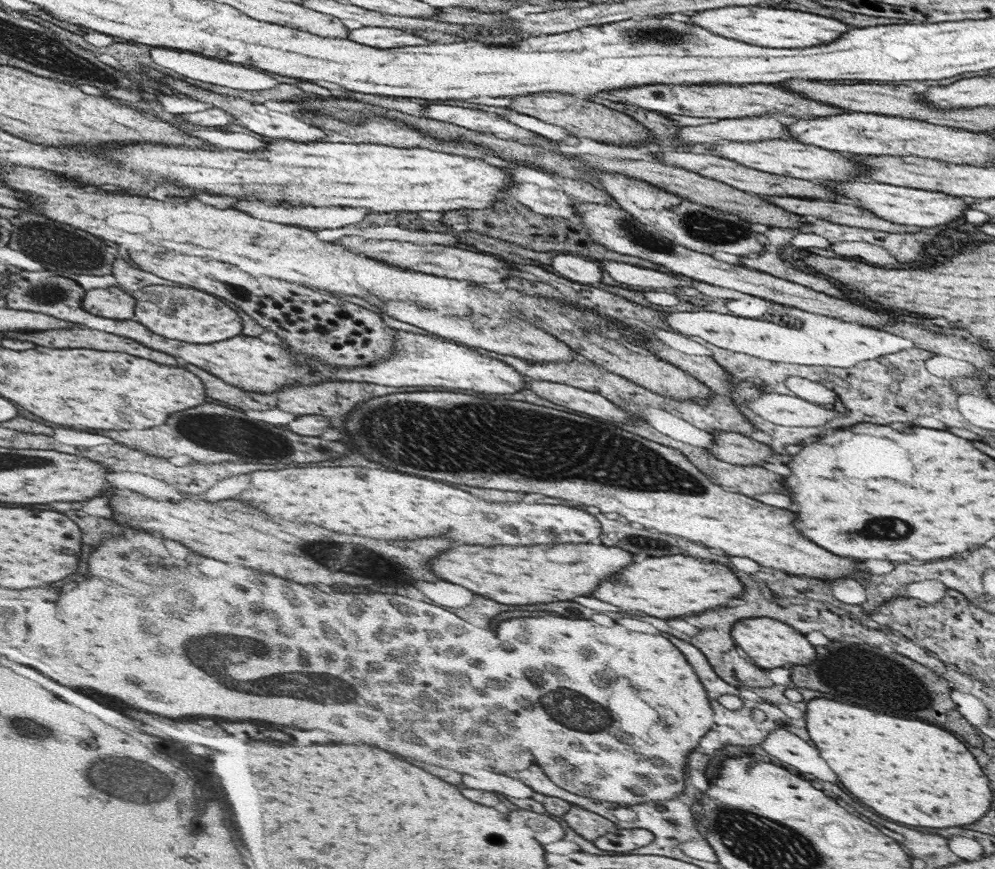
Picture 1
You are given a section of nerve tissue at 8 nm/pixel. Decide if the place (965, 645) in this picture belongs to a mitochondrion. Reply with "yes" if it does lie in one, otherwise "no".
no

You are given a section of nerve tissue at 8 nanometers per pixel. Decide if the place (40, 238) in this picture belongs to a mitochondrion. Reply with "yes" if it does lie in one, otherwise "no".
yes

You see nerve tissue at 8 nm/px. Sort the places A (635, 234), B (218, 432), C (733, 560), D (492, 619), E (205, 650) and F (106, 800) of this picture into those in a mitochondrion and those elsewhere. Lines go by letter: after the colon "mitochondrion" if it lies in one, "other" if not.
A: mitochondrion
B: mitochondrion
C: other
D: other
E: mitochondrion
F: mitochondrion

